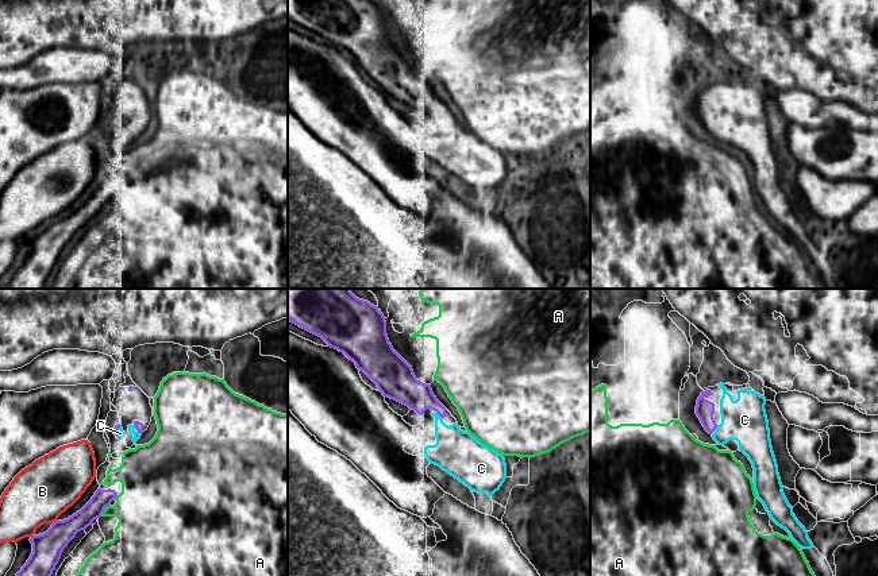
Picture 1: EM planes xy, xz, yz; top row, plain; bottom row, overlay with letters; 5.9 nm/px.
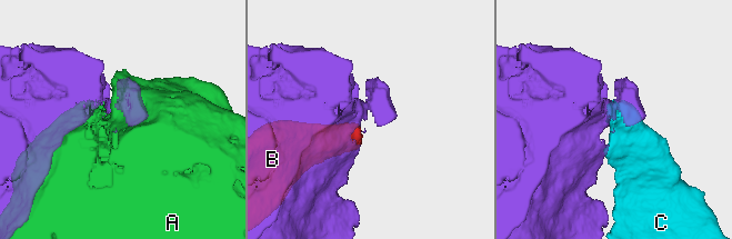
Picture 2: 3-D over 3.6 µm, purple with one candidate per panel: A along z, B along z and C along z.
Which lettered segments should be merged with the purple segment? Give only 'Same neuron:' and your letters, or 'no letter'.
Same neuron: C

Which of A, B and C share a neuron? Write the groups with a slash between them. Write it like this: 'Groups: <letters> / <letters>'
Groups: A / B / C

